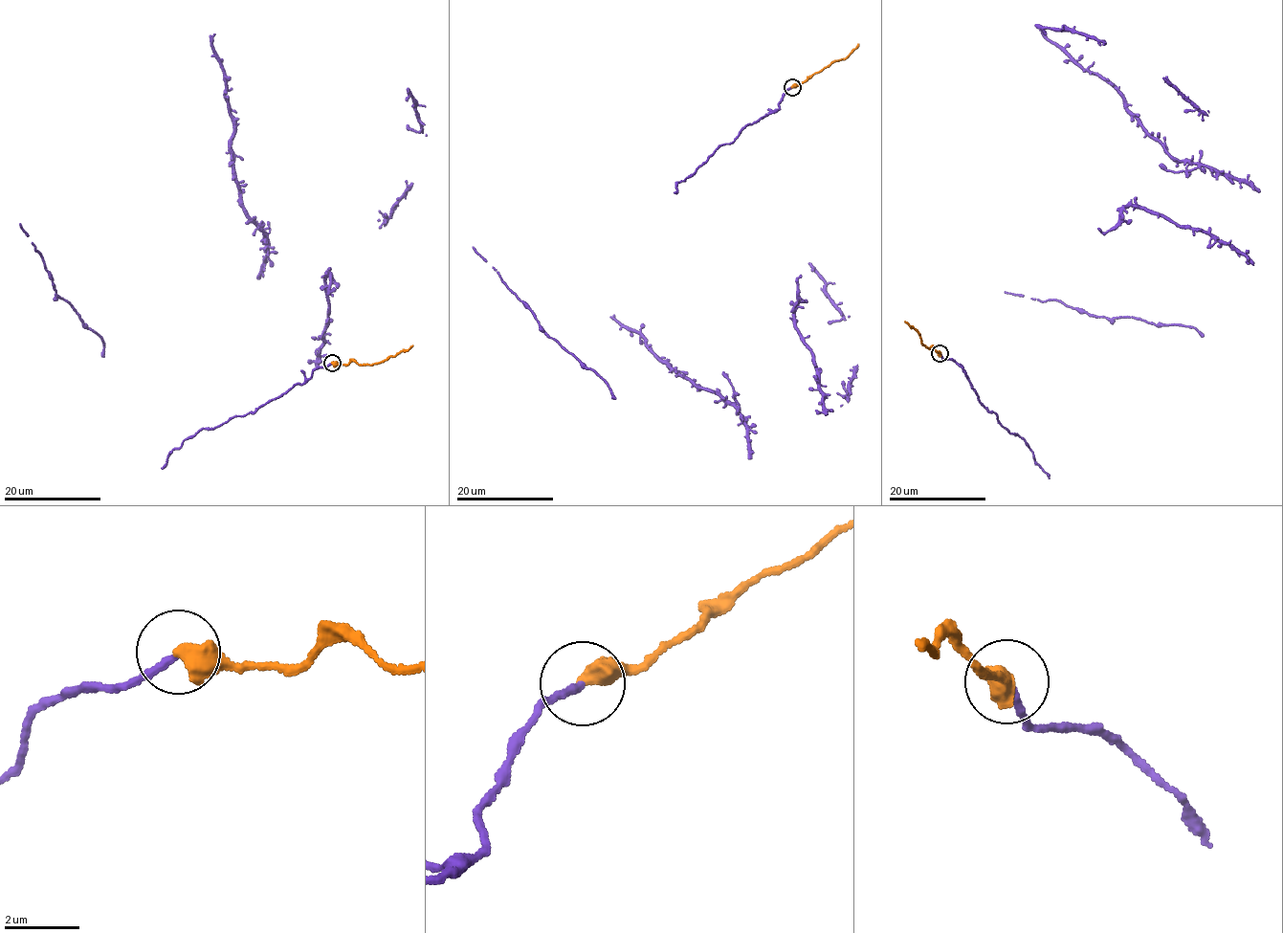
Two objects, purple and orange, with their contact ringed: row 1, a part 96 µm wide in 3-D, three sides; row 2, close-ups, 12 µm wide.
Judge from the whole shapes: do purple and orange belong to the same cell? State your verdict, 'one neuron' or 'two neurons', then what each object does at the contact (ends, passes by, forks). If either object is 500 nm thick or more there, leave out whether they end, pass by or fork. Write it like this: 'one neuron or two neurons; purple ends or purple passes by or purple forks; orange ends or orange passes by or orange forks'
one neuron

